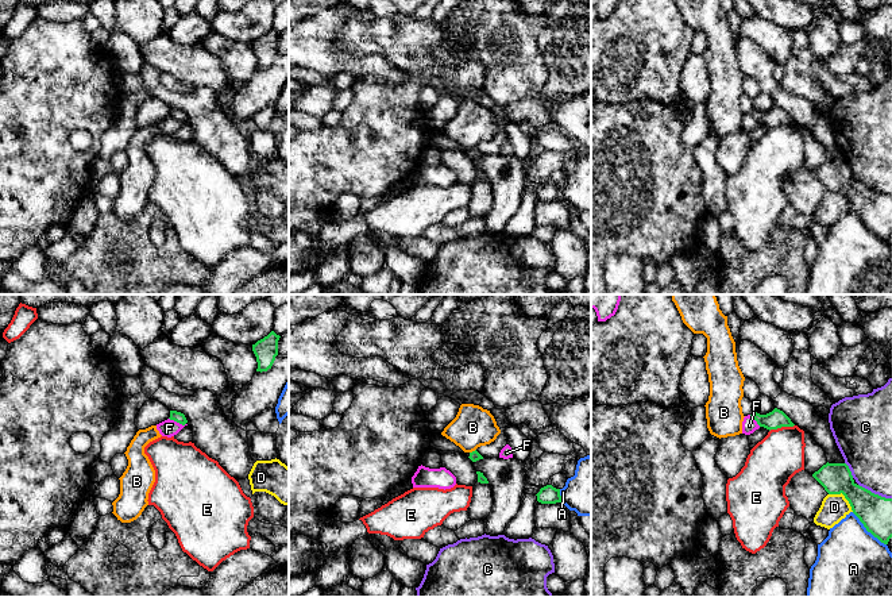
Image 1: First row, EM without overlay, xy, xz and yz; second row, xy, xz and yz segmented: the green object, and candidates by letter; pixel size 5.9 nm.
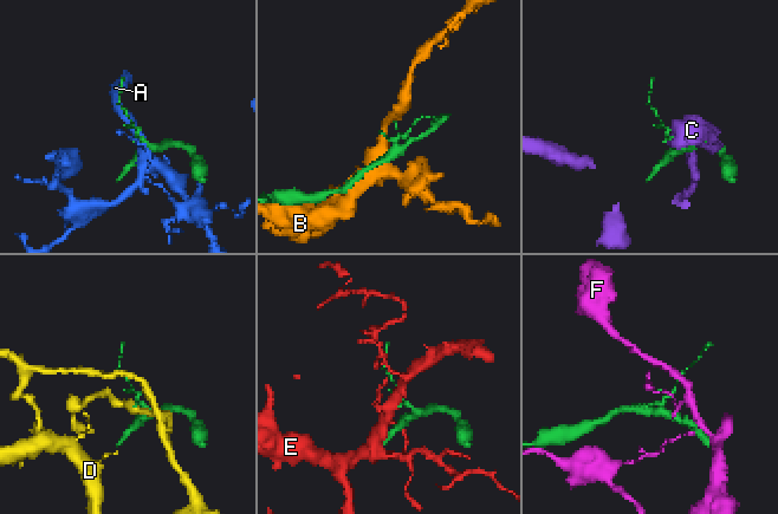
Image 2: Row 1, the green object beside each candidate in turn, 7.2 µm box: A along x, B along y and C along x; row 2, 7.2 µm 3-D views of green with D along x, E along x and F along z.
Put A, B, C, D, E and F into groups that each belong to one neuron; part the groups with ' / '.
A / B / C / D / E / F

